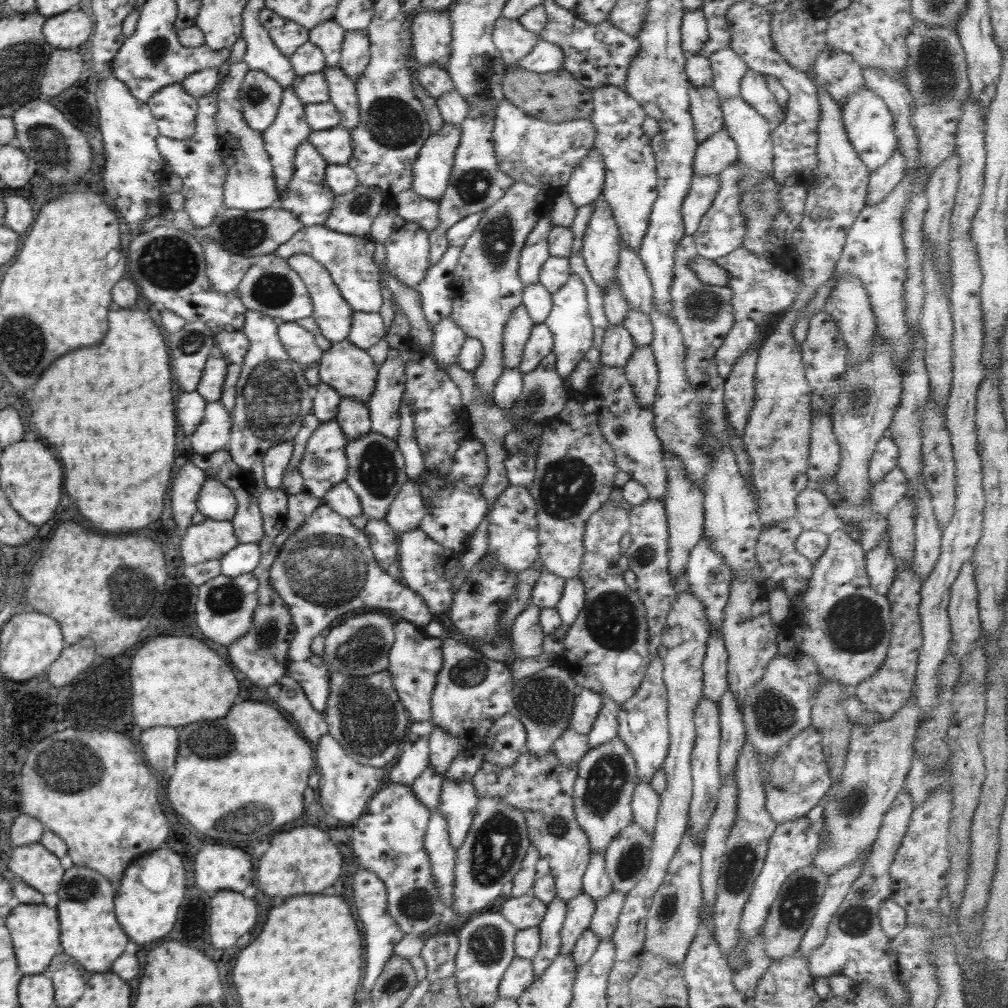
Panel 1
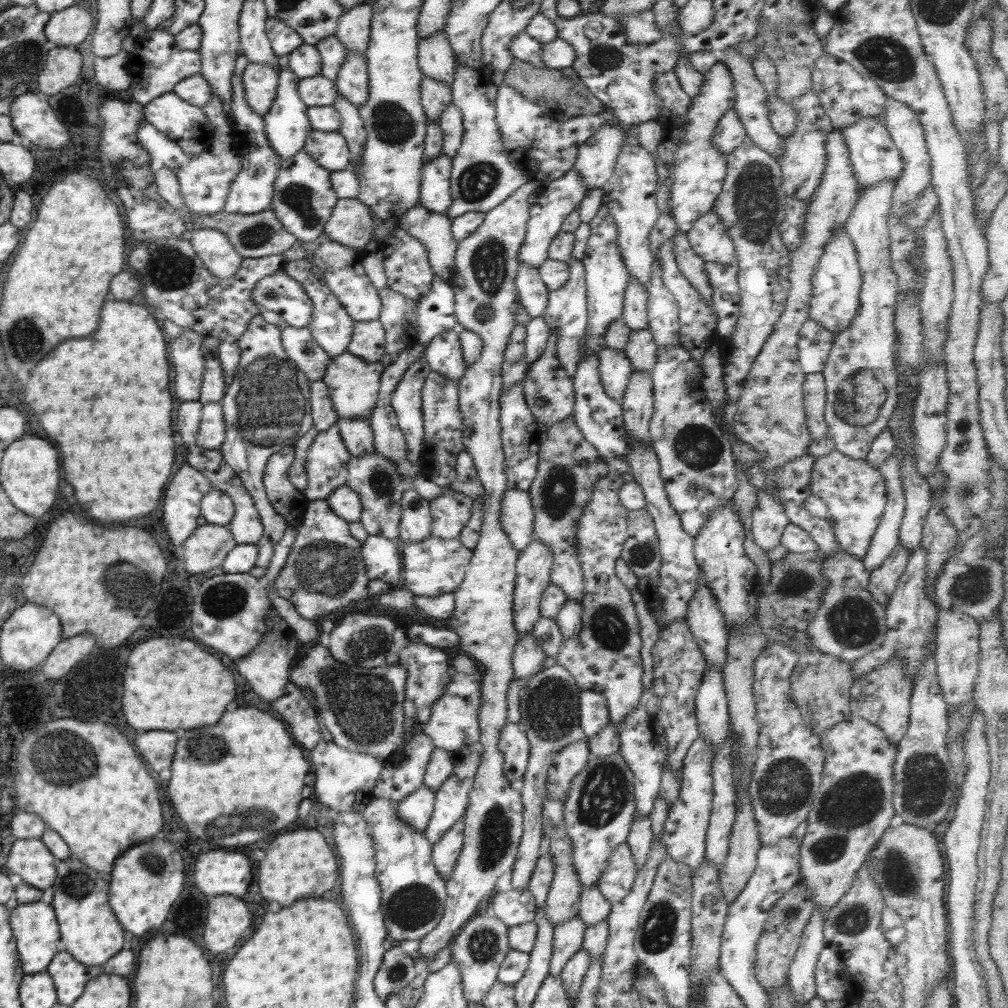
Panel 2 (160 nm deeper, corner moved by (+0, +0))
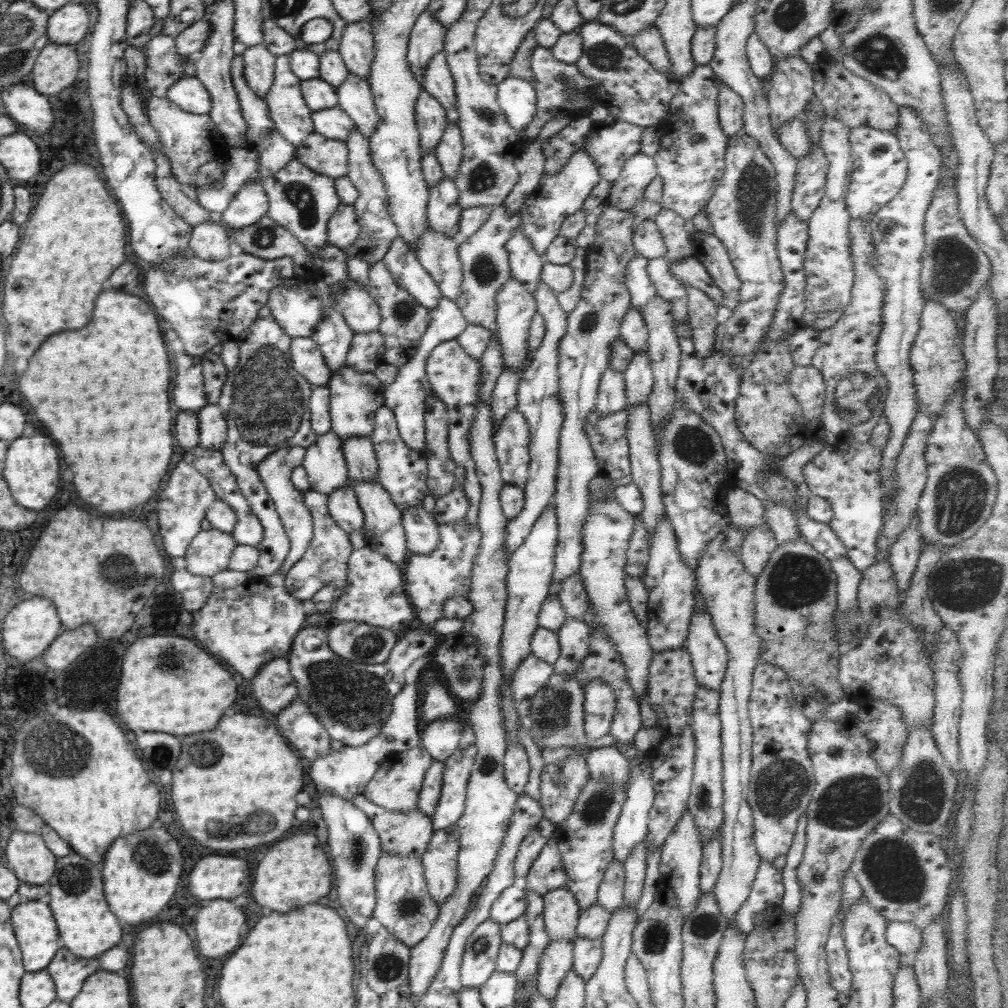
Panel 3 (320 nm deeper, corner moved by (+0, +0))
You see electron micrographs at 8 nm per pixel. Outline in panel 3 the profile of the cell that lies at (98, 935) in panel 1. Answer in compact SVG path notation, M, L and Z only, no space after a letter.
M74 852L57 857L55 865L56 870L48 882L48 906L56 921L60 945L79 958L97 959L102 952L116 946L122 936L120 920L110 910L104 896L101 867Z

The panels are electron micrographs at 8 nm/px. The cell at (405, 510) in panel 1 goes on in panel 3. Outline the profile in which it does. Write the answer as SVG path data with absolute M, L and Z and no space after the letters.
M423 505L411 506L402 514L402 525L409 552L430 554L439 543L439 529L433 515Z

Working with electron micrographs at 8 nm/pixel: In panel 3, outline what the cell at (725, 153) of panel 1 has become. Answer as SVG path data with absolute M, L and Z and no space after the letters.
M720 81L718 99L719 123L727 137L731 137L743 128L744 102L742 97Z

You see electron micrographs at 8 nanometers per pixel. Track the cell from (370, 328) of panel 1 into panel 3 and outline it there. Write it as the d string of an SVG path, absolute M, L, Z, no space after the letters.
M380 331L354 333L346 365L360 372L373 372L383 362L386 350L385 340Z

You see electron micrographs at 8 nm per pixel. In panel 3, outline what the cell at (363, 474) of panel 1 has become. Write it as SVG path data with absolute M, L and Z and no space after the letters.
M352 481L348 483L354 492L356 492L360 509L364 514L364 526L362 526L362 533L366 537L366 544L368 548L375 550L391 560L394 564L404 568L407 555L409 553L404 526L402 525L403 512L390 499L388 491L376 481L362 481L356 483Z

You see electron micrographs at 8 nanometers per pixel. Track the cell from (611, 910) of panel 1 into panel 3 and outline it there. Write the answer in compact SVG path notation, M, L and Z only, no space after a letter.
M576 937L574 939L573 970L584 982L588 981L599 968L603 958L602 938L588 939Z

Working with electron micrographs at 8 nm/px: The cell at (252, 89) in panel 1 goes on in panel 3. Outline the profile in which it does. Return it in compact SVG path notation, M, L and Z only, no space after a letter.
M263 45L247 47L242 54L246 84L262 100L265 100L274 80L275 57Z

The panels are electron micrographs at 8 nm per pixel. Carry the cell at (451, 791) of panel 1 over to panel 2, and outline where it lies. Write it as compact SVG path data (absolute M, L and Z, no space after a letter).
M461 818L442 835L442 838L437 843L433 844L432 862L435 864L438 874L441 874L444 880L450 878L457 858L461 854L463 828L464 821Z

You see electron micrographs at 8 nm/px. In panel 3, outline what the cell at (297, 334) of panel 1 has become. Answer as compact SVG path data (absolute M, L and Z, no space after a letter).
M293 338L290 354L294 370L311 385L324 386L330 380L331 370L320 352L320 347L311 338Z

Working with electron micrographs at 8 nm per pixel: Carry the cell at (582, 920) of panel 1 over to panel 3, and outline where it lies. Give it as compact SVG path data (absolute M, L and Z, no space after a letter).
M574 941L550 942L542 954L536 987L548 1001L556 997L562 979L573 970Z

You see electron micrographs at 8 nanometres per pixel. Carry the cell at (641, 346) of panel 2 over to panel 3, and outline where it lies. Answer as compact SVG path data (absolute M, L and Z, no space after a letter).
M646 350L634 352L630 364L623 372L627 404L649 400L653 389L651 360Z

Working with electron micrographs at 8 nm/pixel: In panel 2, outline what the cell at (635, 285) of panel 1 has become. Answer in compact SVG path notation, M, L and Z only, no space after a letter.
M635 278L630 279L629 285L624 291L623 313L621 319L631 330L648 328L648 295L646 285L640 284Z

